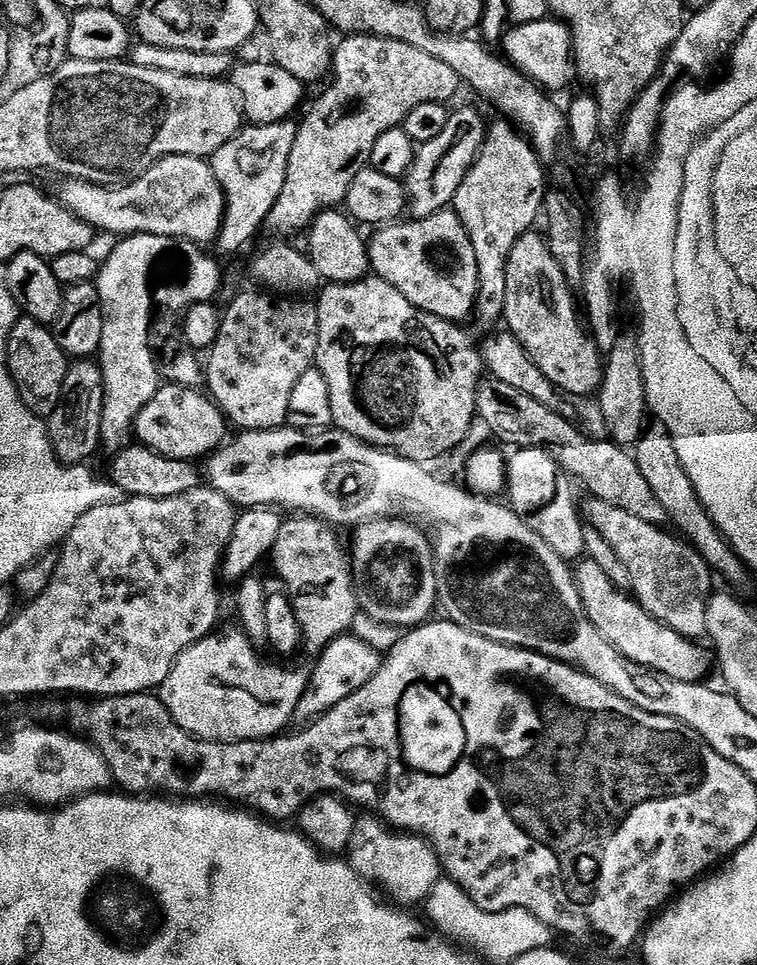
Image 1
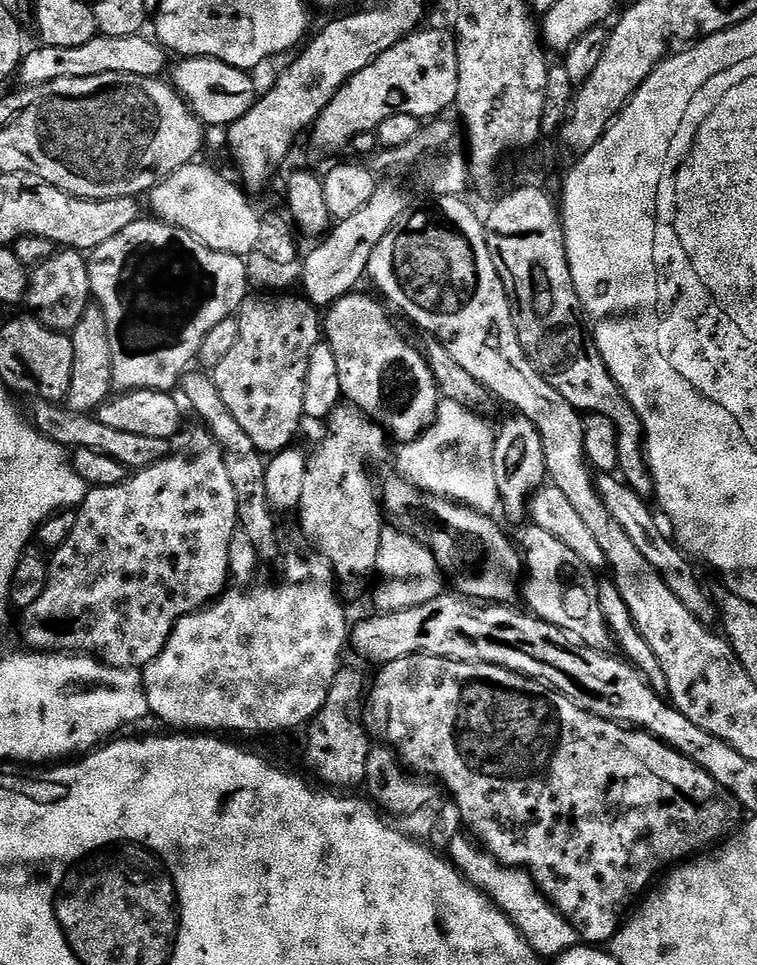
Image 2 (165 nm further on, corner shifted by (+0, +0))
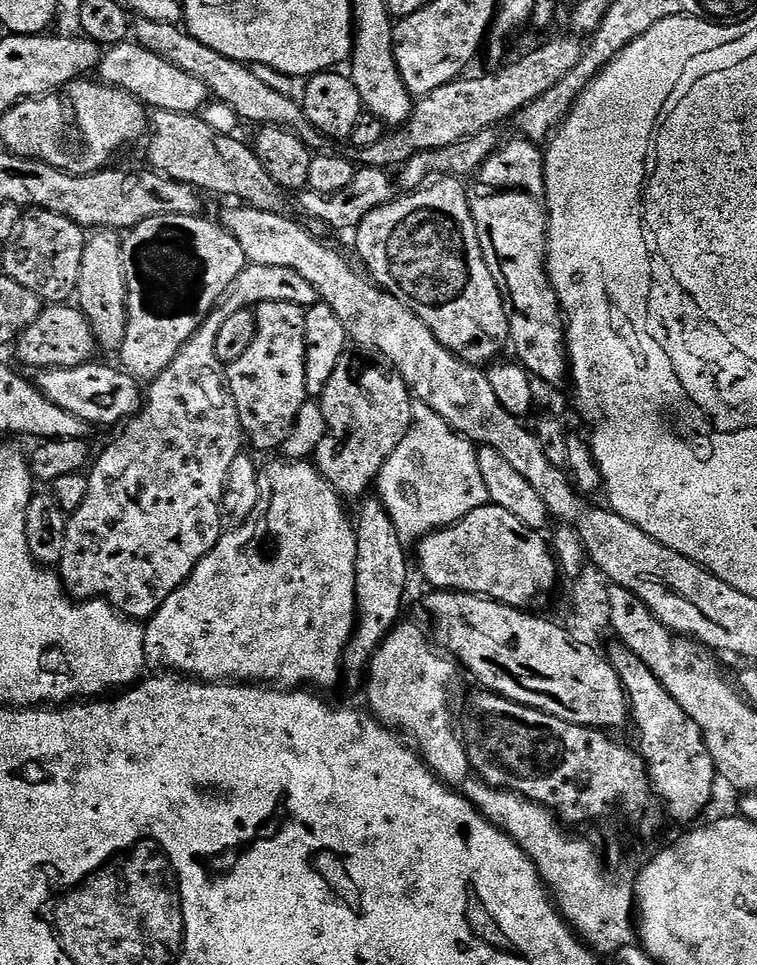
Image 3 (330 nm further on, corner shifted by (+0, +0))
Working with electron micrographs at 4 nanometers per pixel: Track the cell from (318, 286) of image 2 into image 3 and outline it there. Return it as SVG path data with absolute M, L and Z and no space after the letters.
M248 264L206 322L202 322L186 346L178 350L174 362L170 362L170 366L147 385L142 411L123 425L124 433L101 456L99 453L95 457L87 473L89 489L85 500L68 516L66 550L62 550L58 575L64 591L73 600L83 602L103 598L129 620L147 622L162 602L166 602L166 598L190 578L194 566L214 550L222 535L220 524L226 478L234 458L241 455L243 448L240 447L246 444L234 398L228 392L225 365L218 362L214 350L218 329L230 314L238 314L238 310L262 302L294 302L294 306L307 310L317 300L314 286L310 286L302 274L282 266Z

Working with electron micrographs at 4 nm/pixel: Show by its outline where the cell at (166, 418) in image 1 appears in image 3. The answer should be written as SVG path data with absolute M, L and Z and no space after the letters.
M89 362L77 368L45 368L37 375L40 377L35 377L34 383L43 396L54 402L54 406L60 406L74 418L82 418L93 426L119 425L137 415L142 408L142 388L139 388L137 377L119 367L96 363Z

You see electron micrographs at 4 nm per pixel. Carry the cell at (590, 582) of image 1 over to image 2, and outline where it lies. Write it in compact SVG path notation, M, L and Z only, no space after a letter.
M527 526L514 532L514 540L522 553L522 564L526 569L526 579L522 584L522 600L525 600L527 611L539 618L545 620L548 624L558 626L563 632L569 632L570 635L581 640L586 646L590 646L599 652L611 653L614 648L612 632L608 629L606 618L602 618L602 606L598 606L598 583L597 577L592 577L593 569L570 550L554 534L546 534L546 530L535 526Z

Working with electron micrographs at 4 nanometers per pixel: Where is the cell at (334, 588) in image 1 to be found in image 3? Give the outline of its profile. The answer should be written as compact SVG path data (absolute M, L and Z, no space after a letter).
M345 354L338 358L338 367L335 368L330 382L326 382L326 390L318 397L320 409L326 418L326 434L322 442L318 442L318 450L314 457L315 466L326 478L326 482L330 482L330 486L334 486L338 495L348 502L359 501L367 493L364 491L371 484L373 487L377 483L382 466L388 461L390 454L394 454L398 442L402 442L402 438L412 429L414 423L414 397L396 369L367 355L352 355Z

